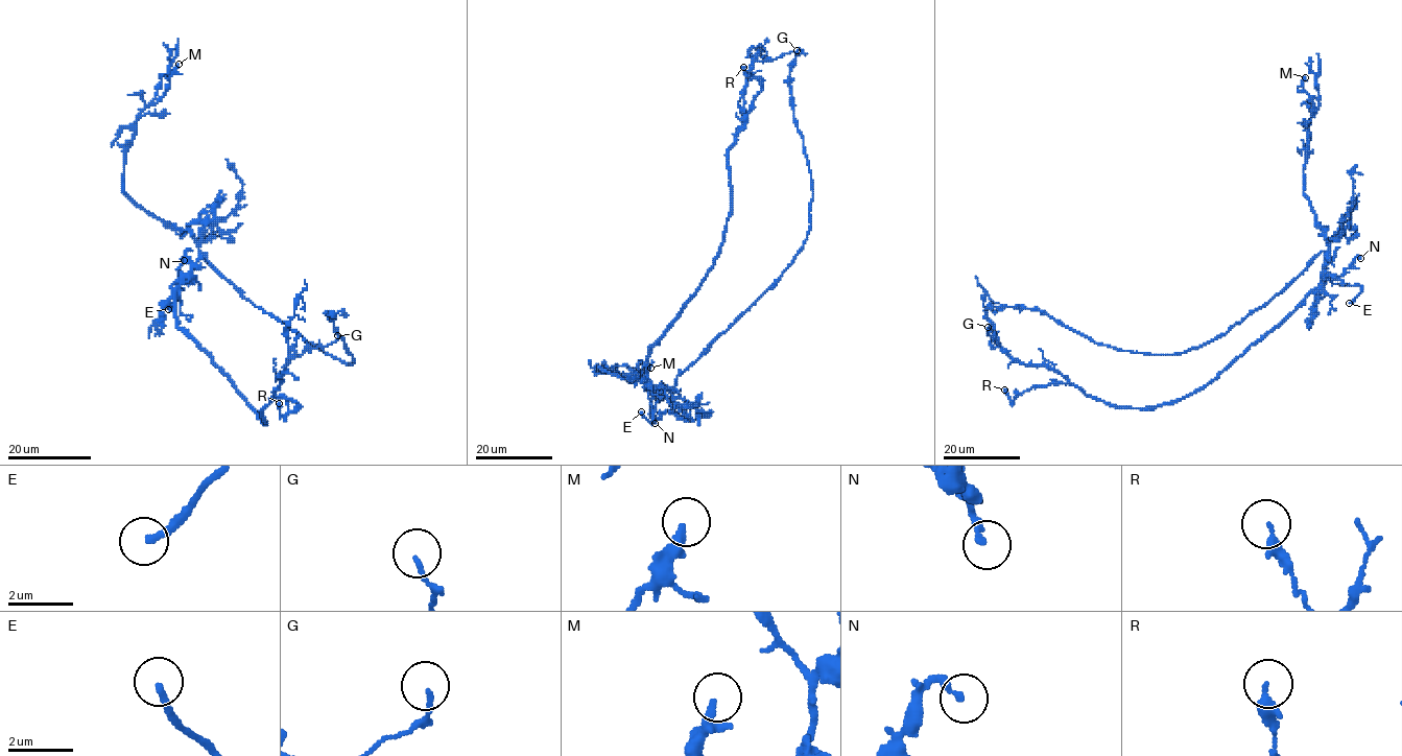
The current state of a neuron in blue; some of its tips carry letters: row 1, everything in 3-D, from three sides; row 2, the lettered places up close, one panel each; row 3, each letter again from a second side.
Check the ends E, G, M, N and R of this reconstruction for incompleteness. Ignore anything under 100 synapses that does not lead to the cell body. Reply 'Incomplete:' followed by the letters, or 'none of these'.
Incomplete: E

